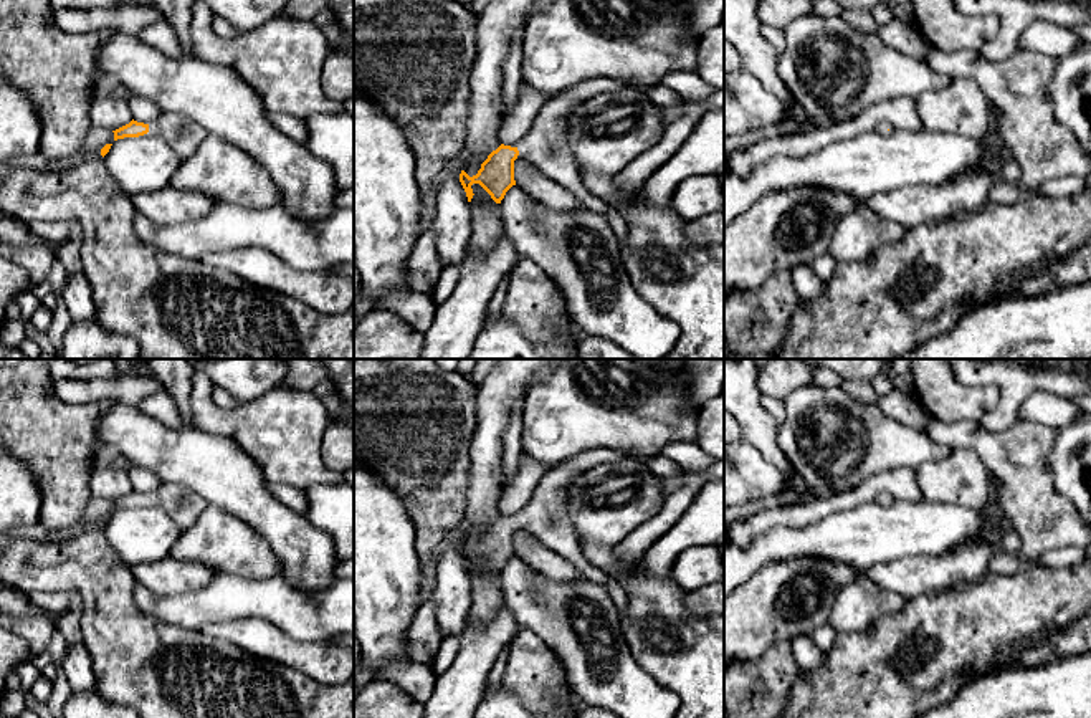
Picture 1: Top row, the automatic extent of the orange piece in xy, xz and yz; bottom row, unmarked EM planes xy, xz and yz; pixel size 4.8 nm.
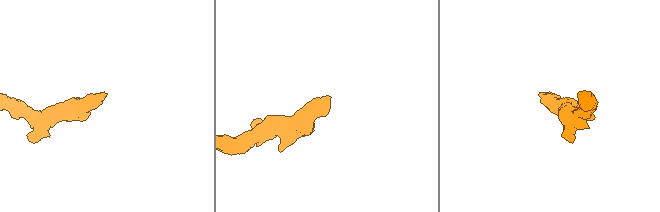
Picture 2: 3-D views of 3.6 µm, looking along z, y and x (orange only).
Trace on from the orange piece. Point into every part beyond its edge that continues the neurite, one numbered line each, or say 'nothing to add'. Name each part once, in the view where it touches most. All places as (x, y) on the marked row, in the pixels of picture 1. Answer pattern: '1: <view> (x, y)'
1: xy (182, 134)

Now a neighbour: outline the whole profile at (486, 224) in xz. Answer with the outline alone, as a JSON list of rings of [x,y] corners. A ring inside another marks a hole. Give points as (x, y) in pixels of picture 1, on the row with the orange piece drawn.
[[[473,184],[471,189],[474,195],[469,202],[471,235],[468,251],[473,256],[486,256],[506,233],[501,203],[496,203],[479,184]]]

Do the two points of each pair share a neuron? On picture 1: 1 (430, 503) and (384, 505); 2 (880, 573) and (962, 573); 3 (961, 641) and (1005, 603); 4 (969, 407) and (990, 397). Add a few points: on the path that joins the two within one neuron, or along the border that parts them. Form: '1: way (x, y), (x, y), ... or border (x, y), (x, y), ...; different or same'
1: border (376, 477), (395, 492), (417, 541); different
2: way (900, 573), (943, 573); same
3: way (972, 629), (982, 626), (994, 614); same
4: way (974, 402), (986, 401); same

